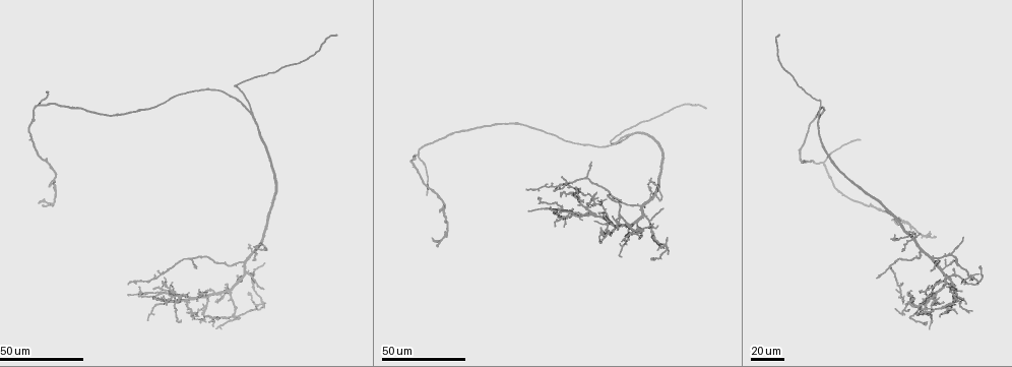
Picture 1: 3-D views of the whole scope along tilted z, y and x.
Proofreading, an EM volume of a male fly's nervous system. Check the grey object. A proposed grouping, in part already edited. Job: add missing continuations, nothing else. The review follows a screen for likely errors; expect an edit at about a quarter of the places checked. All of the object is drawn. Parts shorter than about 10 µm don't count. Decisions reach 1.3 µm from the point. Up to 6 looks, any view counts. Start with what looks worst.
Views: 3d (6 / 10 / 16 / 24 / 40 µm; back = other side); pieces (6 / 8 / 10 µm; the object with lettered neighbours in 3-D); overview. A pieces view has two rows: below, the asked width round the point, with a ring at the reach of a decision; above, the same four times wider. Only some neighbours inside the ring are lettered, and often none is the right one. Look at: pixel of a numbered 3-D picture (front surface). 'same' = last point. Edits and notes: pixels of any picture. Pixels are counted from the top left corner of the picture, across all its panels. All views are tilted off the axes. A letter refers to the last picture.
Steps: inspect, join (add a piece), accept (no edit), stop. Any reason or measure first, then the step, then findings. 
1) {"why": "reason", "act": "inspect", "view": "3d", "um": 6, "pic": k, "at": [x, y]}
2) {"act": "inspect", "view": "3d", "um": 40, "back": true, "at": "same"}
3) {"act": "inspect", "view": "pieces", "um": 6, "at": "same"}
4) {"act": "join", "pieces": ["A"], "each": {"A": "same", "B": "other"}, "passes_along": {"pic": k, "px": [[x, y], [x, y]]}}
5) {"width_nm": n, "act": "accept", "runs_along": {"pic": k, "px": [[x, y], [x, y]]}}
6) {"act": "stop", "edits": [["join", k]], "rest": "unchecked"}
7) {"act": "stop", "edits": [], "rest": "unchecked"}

{"why": "tapers out", "act": "inspect", "view": "3d", "um": 24, "pic": 1, "at": [428, 196]}

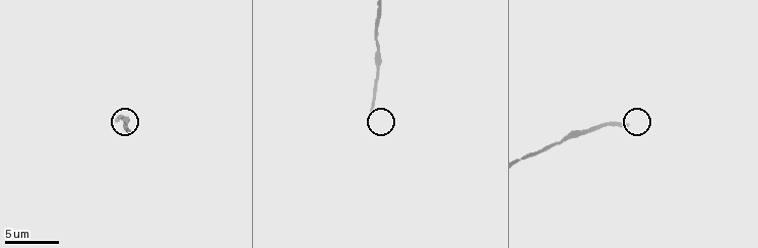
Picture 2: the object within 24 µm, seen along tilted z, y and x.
{"act": "inspect", "view": "pieces", "um": 10, "pic": 2, "at": [629, 126]}

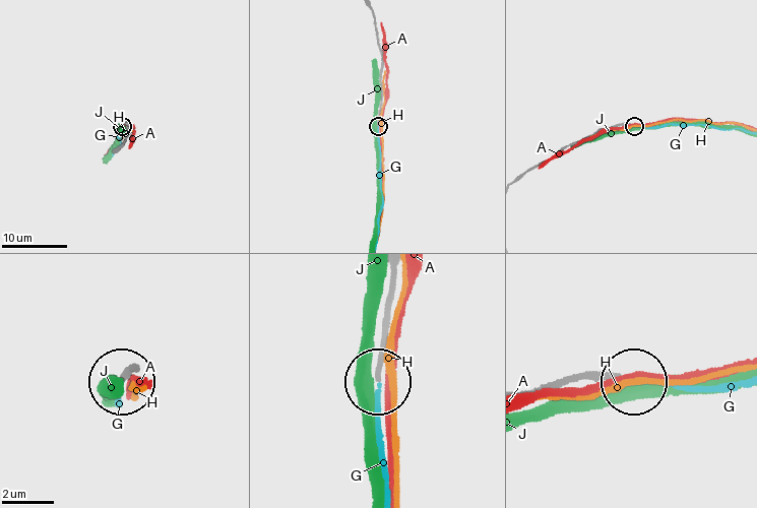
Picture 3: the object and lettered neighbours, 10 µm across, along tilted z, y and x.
{"act": "join", "pieces": ["G"], "each": {"A": "other", "G": "same", "H": "other", "J": "other"}, "passes_along": {"pic": 3, "px": [[388, 312], [381, 330], [380, 385], [387, 490]]}, "found": "the cell continues"}

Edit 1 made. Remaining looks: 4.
{"act": "inspect", "view": "overview"}

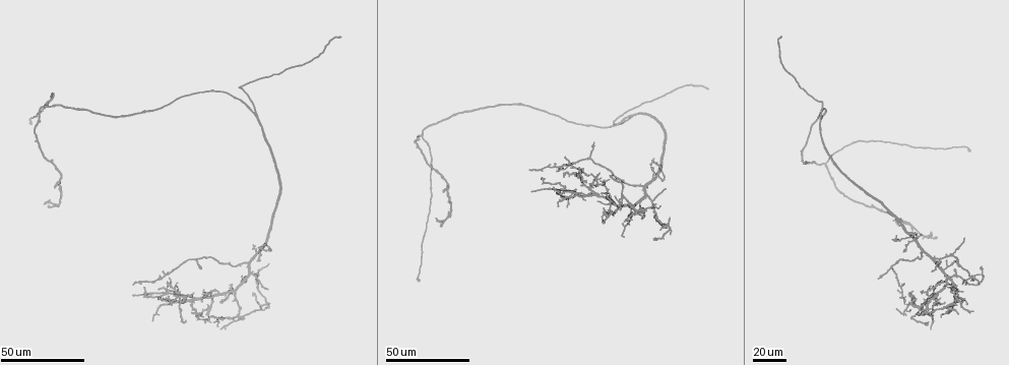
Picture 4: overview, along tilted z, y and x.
{"why": "free end", "act": "inspect", "view": "3d", "um": 24, "pic": 4, "at": [779, 38]}

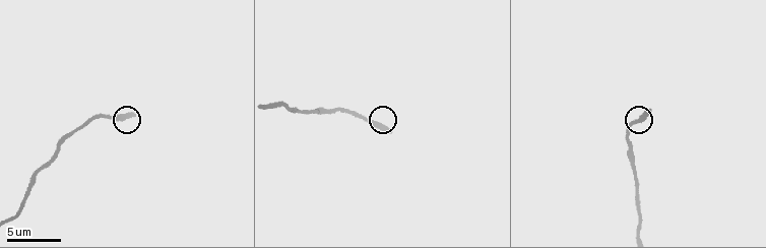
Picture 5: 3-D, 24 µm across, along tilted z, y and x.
{"act": "inspect", "view": "3d", "um": 6, "pic": 5, "at": [648, 111]}

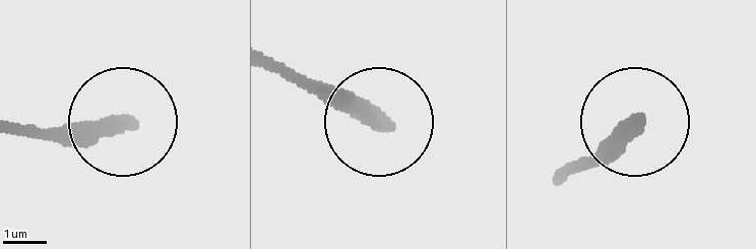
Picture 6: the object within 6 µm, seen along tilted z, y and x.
{"act": "inspect", "view": "pieces", "um": 10, "pic": 6, "at": [638, 121]}

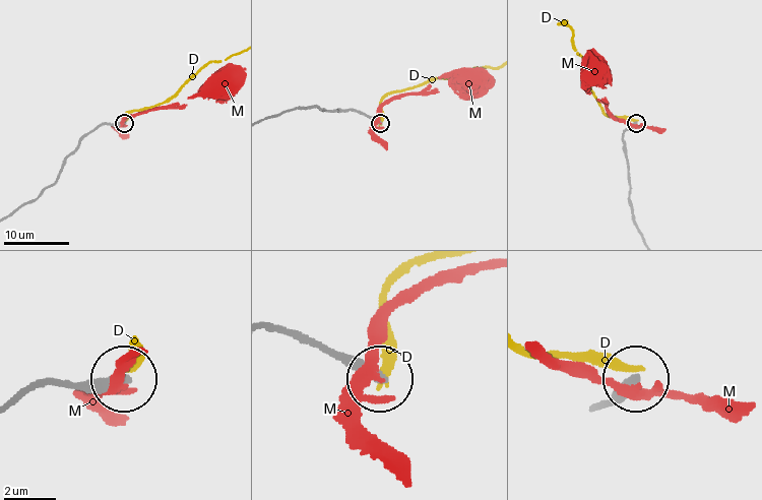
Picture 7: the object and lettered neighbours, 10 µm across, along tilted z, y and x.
{"act": "accept", "each": {"D": "other", "M": "other"}, "runs_along": {"pic": 7, "px": [[268, 326], [364, 360], [380, 378]]}, "found": "no lettered piece goes on from it"}

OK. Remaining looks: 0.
{"act": "stop", "edits": [["join", 3]], "rest": "unchecked"}

